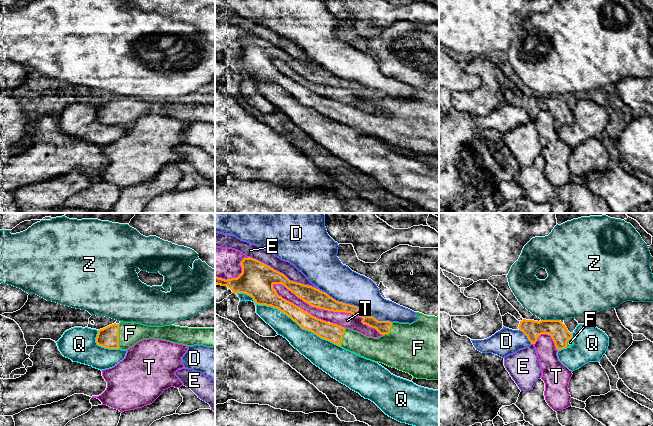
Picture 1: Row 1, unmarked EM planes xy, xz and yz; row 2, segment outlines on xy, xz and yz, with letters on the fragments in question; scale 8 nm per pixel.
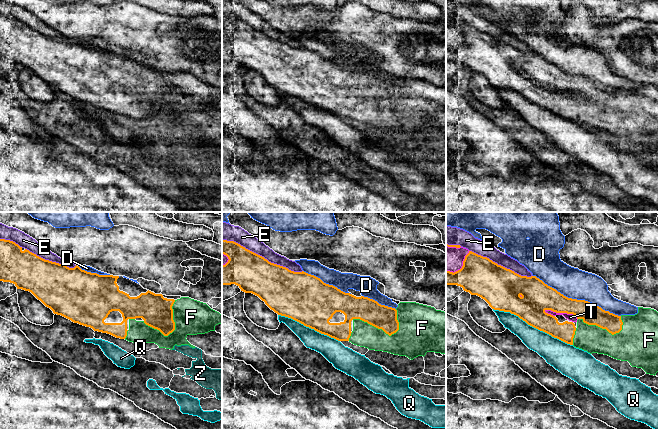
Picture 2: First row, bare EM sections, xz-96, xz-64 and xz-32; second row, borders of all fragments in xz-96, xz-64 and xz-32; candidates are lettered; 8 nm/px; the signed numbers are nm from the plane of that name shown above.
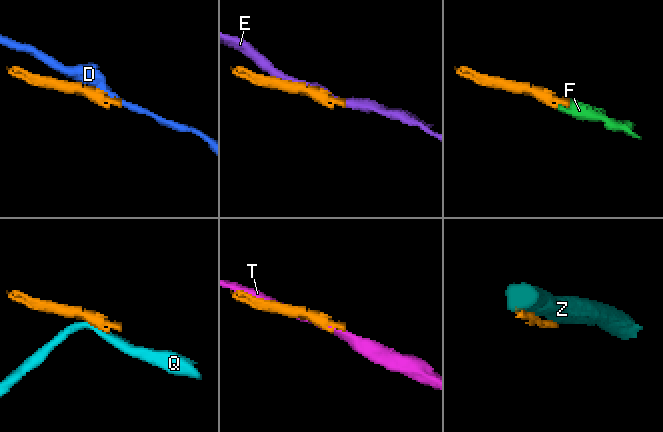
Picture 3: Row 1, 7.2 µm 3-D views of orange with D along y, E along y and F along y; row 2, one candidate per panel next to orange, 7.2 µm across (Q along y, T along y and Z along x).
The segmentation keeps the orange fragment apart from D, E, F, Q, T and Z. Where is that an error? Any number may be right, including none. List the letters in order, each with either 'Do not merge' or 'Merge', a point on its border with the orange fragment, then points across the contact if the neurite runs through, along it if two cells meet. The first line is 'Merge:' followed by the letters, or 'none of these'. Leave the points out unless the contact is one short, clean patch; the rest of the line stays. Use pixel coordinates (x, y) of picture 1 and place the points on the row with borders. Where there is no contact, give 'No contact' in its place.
Merge: F
D: Do not merge. Touches orange at xz (358, 307)
E: Do not merge. Touches orange at xz (285, 276)
F: Merge. Touches orange at xy (118, 336)
Q: Do not merge. Touches orange at xz (288, 316)
T: Do not merge. Touches orange at xz (329, 310)
Z: Do not merge. Touches orange at yz (550, 320)

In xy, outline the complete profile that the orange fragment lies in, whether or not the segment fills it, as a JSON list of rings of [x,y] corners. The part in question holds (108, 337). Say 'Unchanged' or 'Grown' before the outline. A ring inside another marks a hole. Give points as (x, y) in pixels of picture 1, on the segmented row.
Grown. [[[136,322],[112,324],[98,330],[97,345],[108,349],[128,350],[143,339],[161,339],[186,346],[215,348],[215,328],[188,328],[175,325],[147,326]]]

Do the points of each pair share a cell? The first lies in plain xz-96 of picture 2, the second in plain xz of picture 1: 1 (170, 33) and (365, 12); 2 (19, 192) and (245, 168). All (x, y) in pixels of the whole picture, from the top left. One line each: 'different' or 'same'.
1: different
2: different

